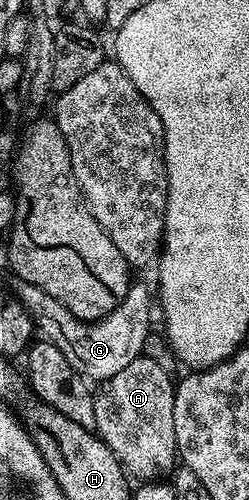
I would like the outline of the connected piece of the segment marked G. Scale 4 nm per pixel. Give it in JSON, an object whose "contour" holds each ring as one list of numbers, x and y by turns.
{"contour":[[20,282,20,294,18,293,18,300,28,311,32,318,33,327,37,331,40,330,45,339,54,343,56,347,62,352,62,356,66,356,66,360,70,360,70,364,89,380,105,380,114,376,116,372,121,372,135,358,141,357,145,353,144,342,150,333,148,321,152,318,152,306,154,310,154,302,148,299,148,290,144,286,136,286,136,284,129,285,124,303,114,312,110,312,105,318,100,318,97,322,83,322,81,318,76,318,66,307,58,304,58,300,54,300,54,296,50,296,46,292,42,292,42,288,38,288,29,282]]}

